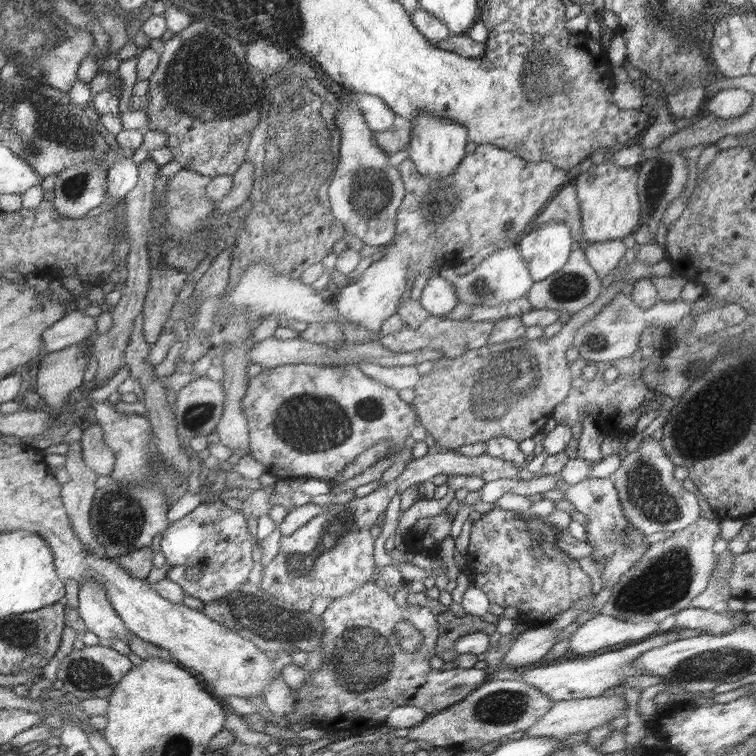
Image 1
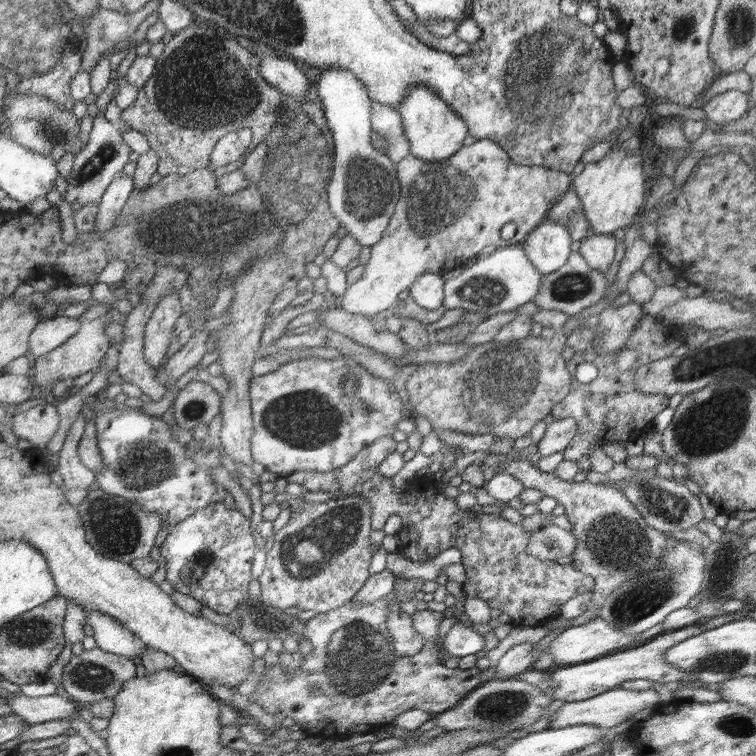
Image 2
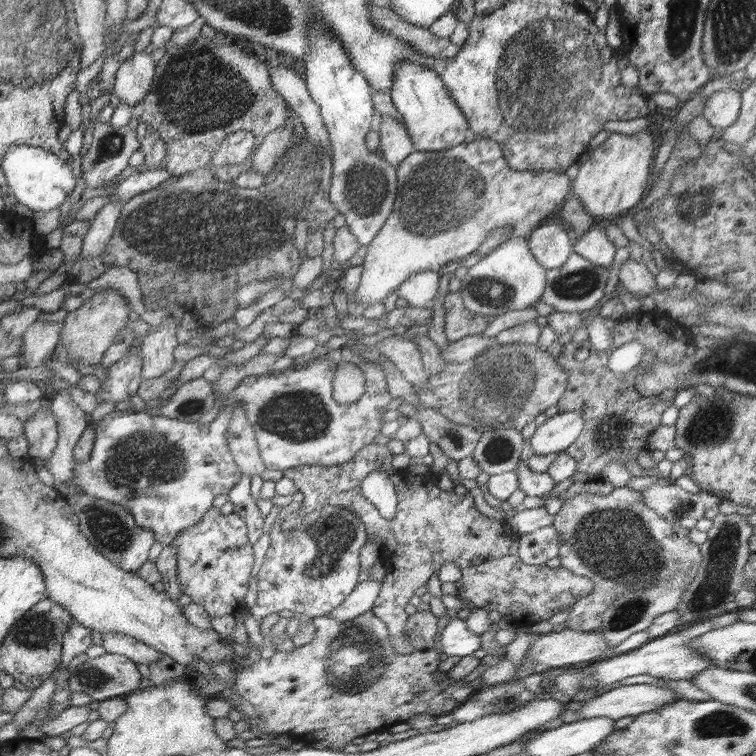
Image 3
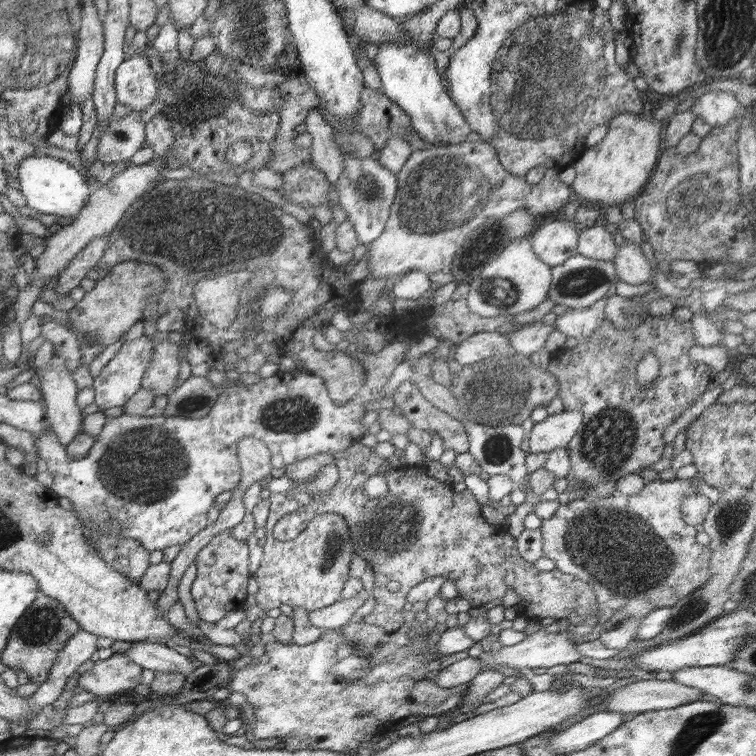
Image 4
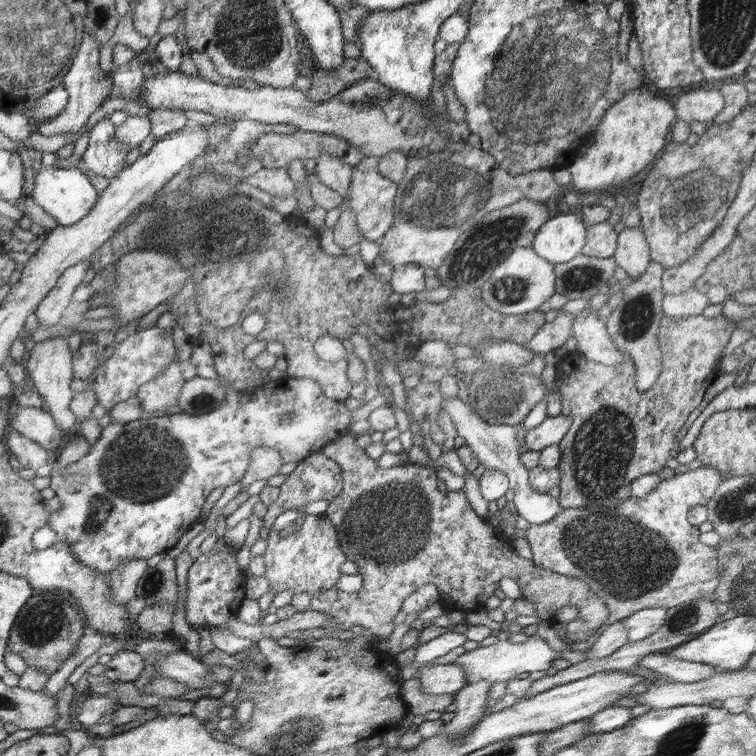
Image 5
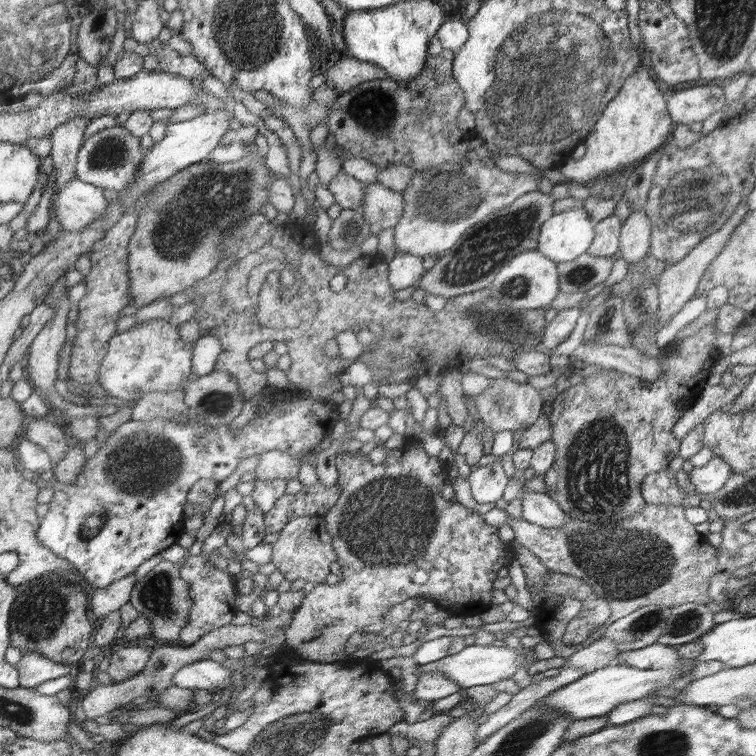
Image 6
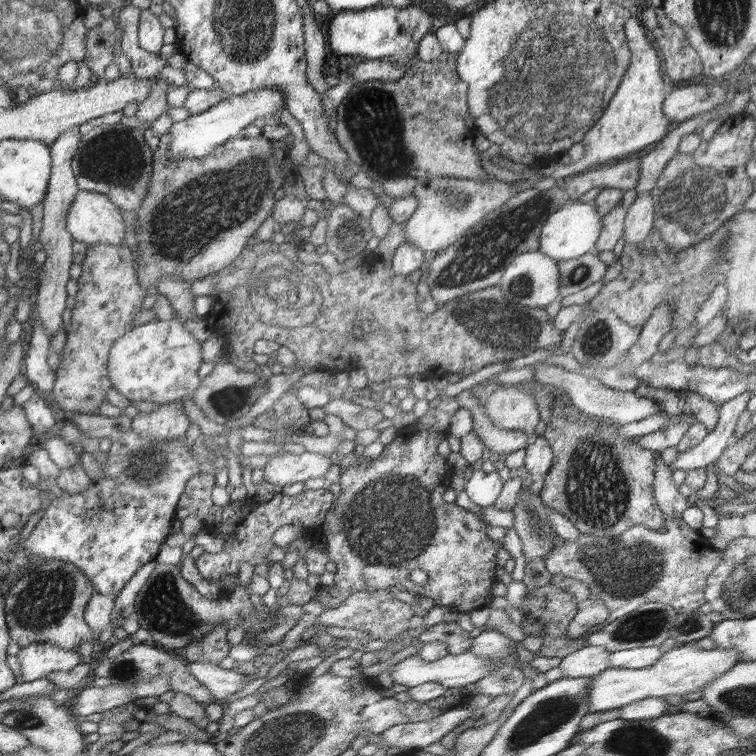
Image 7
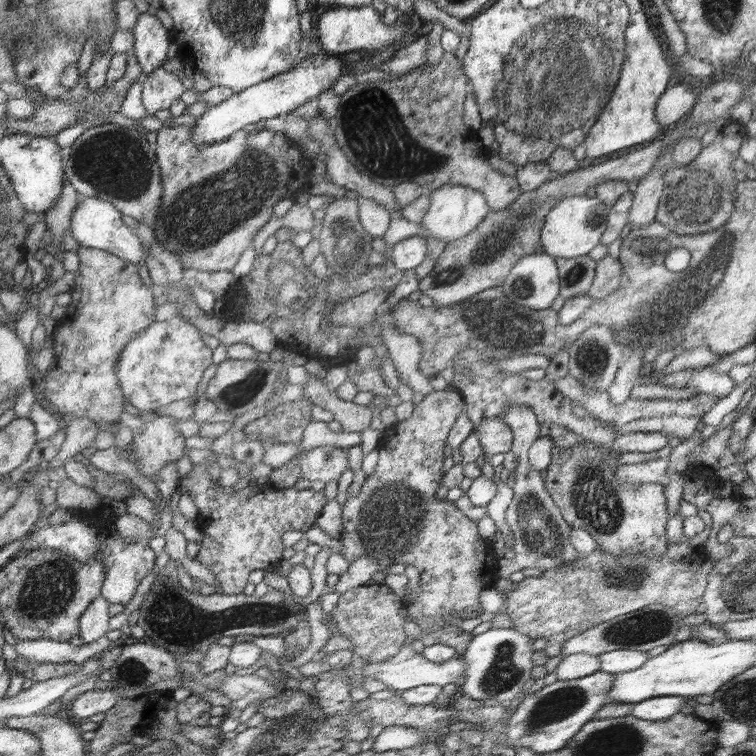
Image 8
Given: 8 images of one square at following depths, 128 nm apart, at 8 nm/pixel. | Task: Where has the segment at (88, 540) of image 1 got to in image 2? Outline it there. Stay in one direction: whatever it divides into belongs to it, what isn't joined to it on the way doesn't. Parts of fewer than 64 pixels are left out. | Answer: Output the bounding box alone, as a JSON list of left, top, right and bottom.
[55,412,95,506]

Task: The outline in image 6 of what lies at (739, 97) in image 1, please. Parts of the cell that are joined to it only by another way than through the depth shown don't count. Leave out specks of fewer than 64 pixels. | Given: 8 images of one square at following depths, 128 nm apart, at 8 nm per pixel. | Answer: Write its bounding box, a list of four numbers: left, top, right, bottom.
[668,84,726,125]

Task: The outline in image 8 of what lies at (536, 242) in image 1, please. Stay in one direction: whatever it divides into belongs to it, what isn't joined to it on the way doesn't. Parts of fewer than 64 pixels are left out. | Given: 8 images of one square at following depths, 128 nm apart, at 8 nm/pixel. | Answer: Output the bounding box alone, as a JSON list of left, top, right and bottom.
[540,195,611,259]

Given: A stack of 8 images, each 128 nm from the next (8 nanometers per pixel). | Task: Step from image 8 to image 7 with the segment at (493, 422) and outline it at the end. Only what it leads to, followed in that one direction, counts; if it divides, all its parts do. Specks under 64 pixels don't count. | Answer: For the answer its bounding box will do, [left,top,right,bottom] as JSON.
[455,389,535,454]

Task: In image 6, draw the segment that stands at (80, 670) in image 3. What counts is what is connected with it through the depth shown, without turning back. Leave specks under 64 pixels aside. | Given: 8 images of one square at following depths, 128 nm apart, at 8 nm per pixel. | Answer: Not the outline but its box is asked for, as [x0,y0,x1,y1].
[106,646,151,683]

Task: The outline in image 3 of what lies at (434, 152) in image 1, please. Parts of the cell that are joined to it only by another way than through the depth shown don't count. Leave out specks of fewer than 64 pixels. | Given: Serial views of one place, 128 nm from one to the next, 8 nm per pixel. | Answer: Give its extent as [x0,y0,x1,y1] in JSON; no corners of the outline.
[388,62,468,151]

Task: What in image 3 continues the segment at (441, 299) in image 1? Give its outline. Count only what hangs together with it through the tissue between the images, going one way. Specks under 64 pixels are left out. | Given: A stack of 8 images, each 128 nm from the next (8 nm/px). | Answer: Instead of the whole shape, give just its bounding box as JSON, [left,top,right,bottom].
[397,272,440,308]

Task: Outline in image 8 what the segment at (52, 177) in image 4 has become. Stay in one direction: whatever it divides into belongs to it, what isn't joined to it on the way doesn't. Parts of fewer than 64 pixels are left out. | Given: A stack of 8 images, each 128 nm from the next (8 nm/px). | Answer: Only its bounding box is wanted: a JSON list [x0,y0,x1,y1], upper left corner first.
[68,197,147,265]

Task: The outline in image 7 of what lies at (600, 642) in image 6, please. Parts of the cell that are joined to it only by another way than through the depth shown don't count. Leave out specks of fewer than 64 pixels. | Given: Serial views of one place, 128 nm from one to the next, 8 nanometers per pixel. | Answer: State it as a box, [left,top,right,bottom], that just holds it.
[548,646,612,683]

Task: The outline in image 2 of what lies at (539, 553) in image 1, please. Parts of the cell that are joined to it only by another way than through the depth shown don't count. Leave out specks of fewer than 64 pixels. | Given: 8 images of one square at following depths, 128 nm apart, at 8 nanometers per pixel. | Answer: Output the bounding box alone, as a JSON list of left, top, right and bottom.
[287,438,595,627]

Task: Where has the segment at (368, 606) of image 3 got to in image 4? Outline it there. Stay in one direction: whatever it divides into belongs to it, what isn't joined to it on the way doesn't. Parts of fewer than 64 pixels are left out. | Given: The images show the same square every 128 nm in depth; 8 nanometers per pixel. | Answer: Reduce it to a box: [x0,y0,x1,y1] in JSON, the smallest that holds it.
[309,592,367,630]

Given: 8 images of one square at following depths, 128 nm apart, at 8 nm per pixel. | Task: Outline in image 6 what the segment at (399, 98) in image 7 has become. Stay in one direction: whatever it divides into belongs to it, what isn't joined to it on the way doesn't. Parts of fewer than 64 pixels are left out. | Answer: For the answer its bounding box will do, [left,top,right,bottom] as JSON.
[263,49,479,173]

